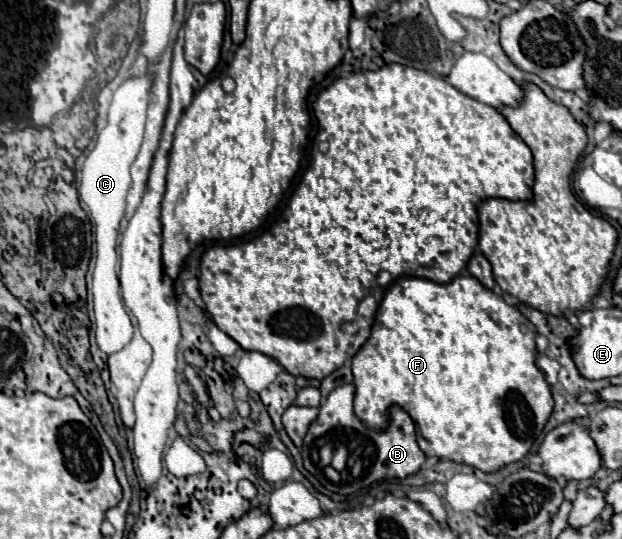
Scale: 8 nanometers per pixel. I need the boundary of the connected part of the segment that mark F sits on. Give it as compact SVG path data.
M458 275L450 283L444 283L444 285L428 281L428 279L402 277L400 281L394 281L388 287L388 291L386 291L386 295L384 295L384 299L378 307L376 321L372 325L372 335L362 345L358 355L352 359L352 373L354 373L354 385L356 385L356 397L354 397L356 417L364 425L368 425L372 431L382 431L390 421L390 417L388 417L390 407L396 405L412 417L412 421L420 429L422 437L432 443L432 449L436 451L438 459L450 459L450 461L456 461L456 463L466 463L466 465L472 465L476 469L484 471L484 473L496 473L504 465L520 461L530 451L532 443L544 431L544 425L546 425L546 421L548 421L548 417L554 409L554 399L550 401L550 385L546 383L544 373L536 365L538 351L536 351L534 337L536 337L536 327L516 307L508 305L494 291L484 289L480 285L480 281L476 281L470 275Z

